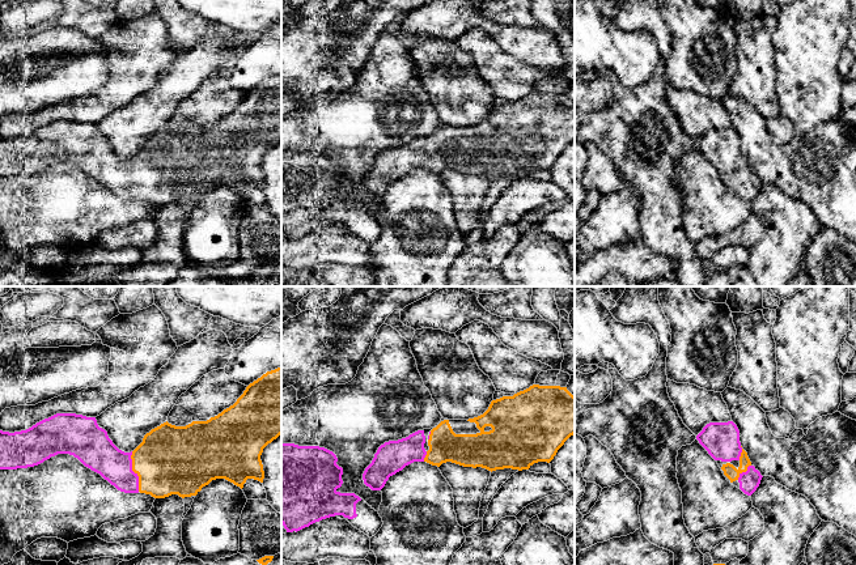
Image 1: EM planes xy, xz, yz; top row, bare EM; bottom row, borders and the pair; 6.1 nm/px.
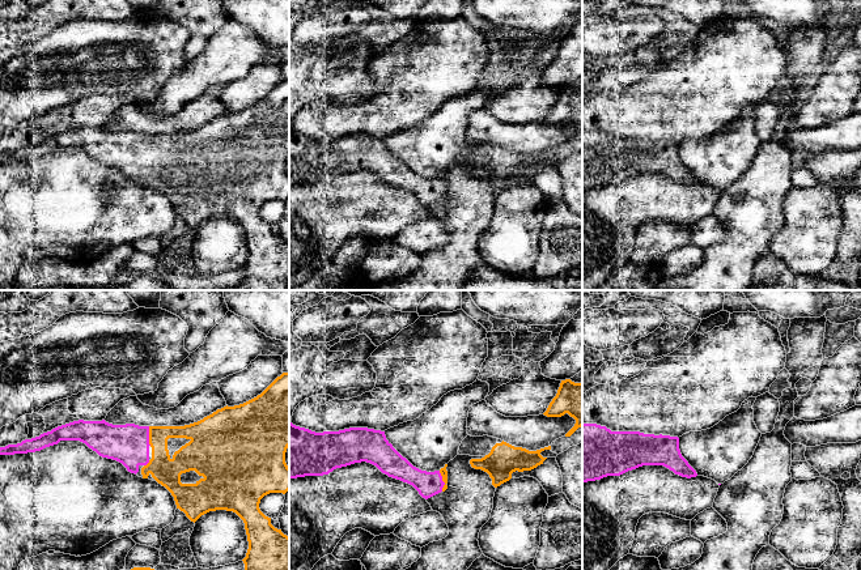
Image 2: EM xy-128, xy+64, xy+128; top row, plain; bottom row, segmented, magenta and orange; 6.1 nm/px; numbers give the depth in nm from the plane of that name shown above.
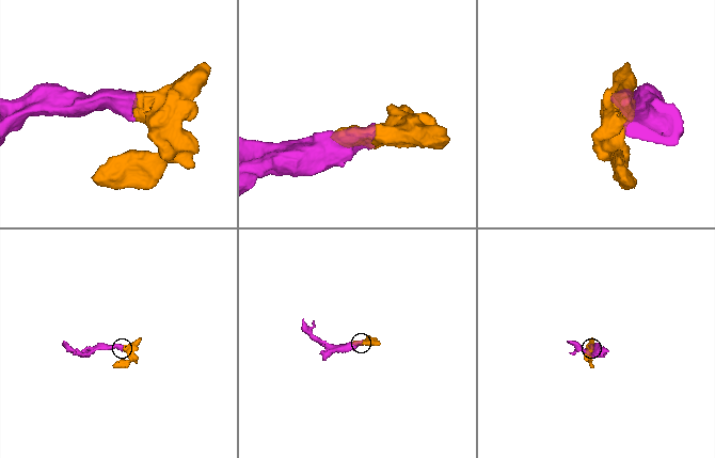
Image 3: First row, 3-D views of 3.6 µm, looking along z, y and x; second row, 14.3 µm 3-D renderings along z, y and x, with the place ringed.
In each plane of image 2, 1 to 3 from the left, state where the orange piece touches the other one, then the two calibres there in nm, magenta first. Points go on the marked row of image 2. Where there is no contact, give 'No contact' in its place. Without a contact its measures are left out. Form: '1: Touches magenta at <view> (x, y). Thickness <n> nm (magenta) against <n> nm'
1: Touches magenta at xy-128 (148, 435). Thickness 240 nm (magenta) against 170 nm
2: Touches magenta at xy+64 (442, 481). Thickness 160 nm (magenta) against 50 nm
3: No contact

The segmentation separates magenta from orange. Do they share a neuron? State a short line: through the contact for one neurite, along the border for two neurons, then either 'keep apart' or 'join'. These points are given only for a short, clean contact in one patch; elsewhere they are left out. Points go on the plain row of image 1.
join

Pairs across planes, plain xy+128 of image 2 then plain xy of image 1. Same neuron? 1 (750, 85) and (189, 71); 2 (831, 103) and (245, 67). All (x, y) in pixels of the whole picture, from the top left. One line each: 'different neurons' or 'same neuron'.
1: different neurons
2: different neurons

